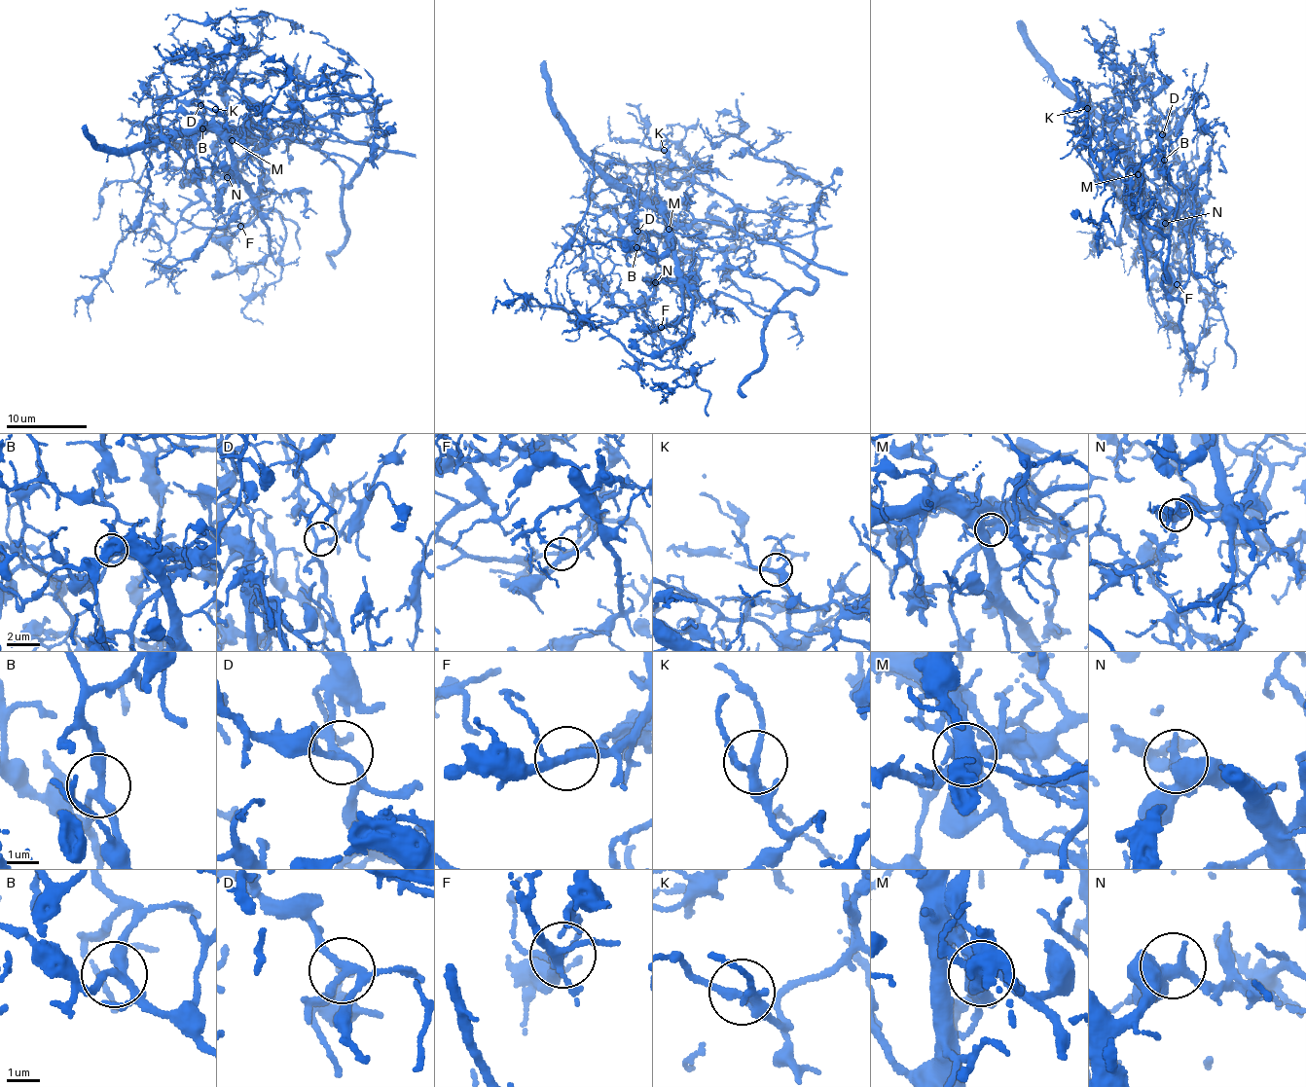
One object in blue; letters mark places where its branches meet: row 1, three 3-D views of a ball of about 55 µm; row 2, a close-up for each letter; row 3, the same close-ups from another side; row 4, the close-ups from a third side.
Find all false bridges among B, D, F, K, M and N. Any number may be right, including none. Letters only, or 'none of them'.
F, M

